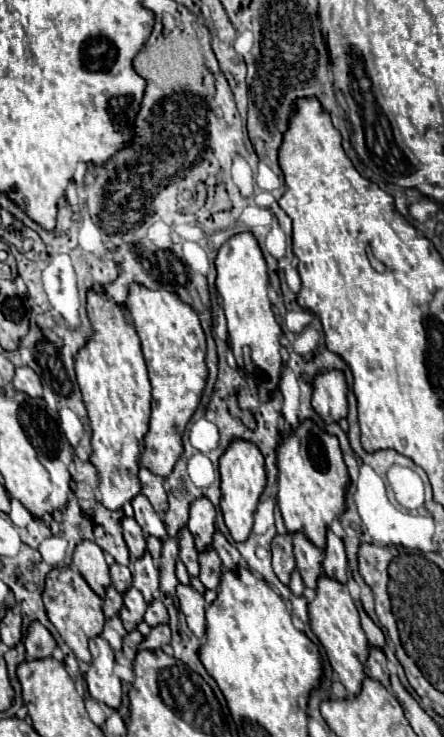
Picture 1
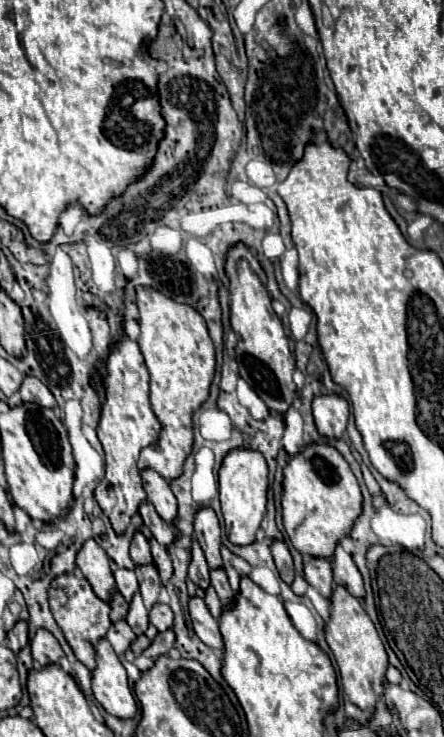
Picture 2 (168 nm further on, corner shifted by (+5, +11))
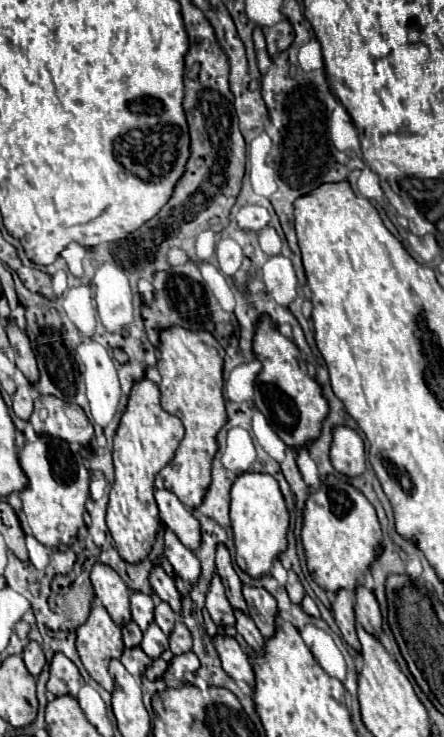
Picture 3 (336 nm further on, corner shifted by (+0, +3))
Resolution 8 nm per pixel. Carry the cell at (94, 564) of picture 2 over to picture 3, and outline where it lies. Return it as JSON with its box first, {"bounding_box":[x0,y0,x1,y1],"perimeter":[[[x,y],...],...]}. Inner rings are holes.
{"bounding_box":[90,562,130,626],"perimeter":[[[96,562],[90,574],[94,592],[96,592],[96,600],[100,604],[104,604],[104,608],[108,610],[110,618],[122,626],[124,622],[128,622],[130,616],[130,604],[128,604],[128,588],[124,584],[124,580],[106,564]]]}

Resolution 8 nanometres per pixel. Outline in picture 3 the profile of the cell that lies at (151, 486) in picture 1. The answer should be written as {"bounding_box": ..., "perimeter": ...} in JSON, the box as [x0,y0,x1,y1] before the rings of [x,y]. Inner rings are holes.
{"bounding_box":[154,490,200,552],"perimeter":[[[156,490],[154,496],[160,510],[160,518],[166,524],[166,528],[170,528],[186,548],[196,552],[200,544],[198,520],[192,516],[192,512],[186,510],[186,506],[178,500],[178,496],[174,496],[174,492]]]}

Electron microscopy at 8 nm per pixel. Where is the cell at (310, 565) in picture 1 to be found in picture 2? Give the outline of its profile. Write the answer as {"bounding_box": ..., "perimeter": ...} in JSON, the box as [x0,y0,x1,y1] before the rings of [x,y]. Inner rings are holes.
{"bounding_box":[305,558,333,600],"perimeter":[[[305,558],[305,580],[315,586],[325,600],[331,600],[333,594],[333,568],[325,558]]]}

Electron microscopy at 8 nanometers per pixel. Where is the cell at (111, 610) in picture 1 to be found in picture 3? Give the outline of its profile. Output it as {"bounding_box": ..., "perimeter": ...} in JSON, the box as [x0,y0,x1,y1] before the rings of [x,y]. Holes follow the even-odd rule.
{"bounding_box":[122,620,142,648],"perimeter":[[[134,620],[122,624],[122,638],[124,638],[124,646],[126,648],[134,648],[140,644],[142,640],[142,630],[138,628],[138,624]]]}

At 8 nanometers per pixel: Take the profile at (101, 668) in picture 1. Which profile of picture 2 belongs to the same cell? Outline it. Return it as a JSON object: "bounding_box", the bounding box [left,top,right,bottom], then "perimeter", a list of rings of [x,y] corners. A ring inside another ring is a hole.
{"bounding_box":[93,640,137,718],"perimeter":[[[107,640],[99,642],[97,668],[93,670],[95,700],[117,718],[135,718],[137,702],[127,682],[127,672]]]}

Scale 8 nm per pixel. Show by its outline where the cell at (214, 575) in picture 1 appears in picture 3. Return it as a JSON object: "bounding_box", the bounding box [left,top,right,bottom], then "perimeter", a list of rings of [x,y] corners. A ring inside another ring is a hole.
{"bounding_box":[234,610,264,654],"perimeter":[[[234,610],[234,616],[236,616],[236,630],[244,636],[244,640],[246,640],[258,654],[262,654],[264,638],[262,638],[262,634],[258,632],[256,624],[252,622],[252,618],[250,618],[248,614],[244,614],[244,612],[238,612],[238,610]]]}

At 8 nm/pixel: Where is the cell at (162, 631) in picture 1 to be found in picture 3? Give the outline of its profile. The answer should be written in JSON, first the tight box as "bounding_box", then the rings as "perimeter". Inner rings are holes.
{"bounding_box":[164,652,200,682],"perimeter":[[[184,652],[182,656],[174,656],[164,672],[164,680],[172,682],[172,680],[182,680],[184,672],[196,672],[200,666],[198,658],[194,652]]]}

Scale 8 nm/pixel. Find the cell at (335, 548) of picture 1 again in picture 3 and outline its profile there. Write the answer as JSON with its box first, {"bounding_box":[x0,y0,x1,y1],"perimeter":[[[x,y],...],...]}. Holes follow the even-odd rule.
{"bounding_box":[354,586,382,634],"perimeter":[[[356,586],[354,612],[356,612],[356,620],[364,626],[366,632],[376,634],[382,628],[380,608],[378,608],[378,602],[376,602],[372,590],[368,590],[364,586]]]}

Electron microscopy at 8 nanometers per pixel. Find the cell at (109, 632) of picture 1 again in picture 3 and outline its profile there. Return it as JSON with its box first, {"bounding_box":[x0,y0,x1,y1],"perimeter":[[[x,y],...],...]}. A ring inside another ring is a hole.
{"bounding_box":[120,646,150,676],"perimeter":[[[138,646],[138,648],[124,648],[120,662],[132,676],[140,676],[140,674],[144,674],[144,668],[150,664],[150,658]]]}

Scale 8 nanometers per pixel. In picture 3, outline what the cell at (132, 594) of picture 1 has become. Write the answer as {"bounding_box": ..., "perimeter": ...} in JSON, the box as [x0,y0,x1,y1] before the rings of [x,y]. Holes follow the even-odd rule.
{"bounding_box":[140,622,168,658],"perimeter":[[[150,622],[150,626],[144,630],[140,646],[150,658],[158,658],[164,652],[164,648],[168,648],[168,636],[158,628],[158,624]]]}

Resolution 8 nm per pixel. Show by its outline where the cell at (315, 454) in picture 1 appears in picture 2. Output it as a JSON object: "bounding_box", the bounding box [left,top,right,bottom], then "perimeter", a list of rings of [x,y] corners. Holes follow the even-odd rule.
{"bounding_box":[283,444,363,558],"perimeter":[[[309,444],[307,450],[293,456],[285,468],[285,480],[283,480],[283,526],[289,534],[289,540],[299,550],[299,554],[307,554],[313,558],[333,558],[335,546],[341,538],[349,536],[353,530],[357,518],[363,510],[363,496],[357,484],[357,478],[353,476],[349,464],[345,458],[327,444]]]}

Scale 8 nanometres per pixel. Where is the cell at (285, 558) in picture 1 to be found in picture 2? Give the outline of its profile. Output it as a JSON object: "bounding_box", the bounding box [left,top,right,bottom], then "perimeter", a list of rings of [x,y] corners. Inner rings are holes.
{"bounding_box":[271,542,295,584],"perimeter":[[[273,542],[271,544],[271,552],[273,552],[273,560],[277,564],[277,570],[279,570],[279,576],[285,584],[291,584],[293,582],[293,576],[295,576],[295,570],[293,570],[293,558],[285,546],[285,542]]]}

